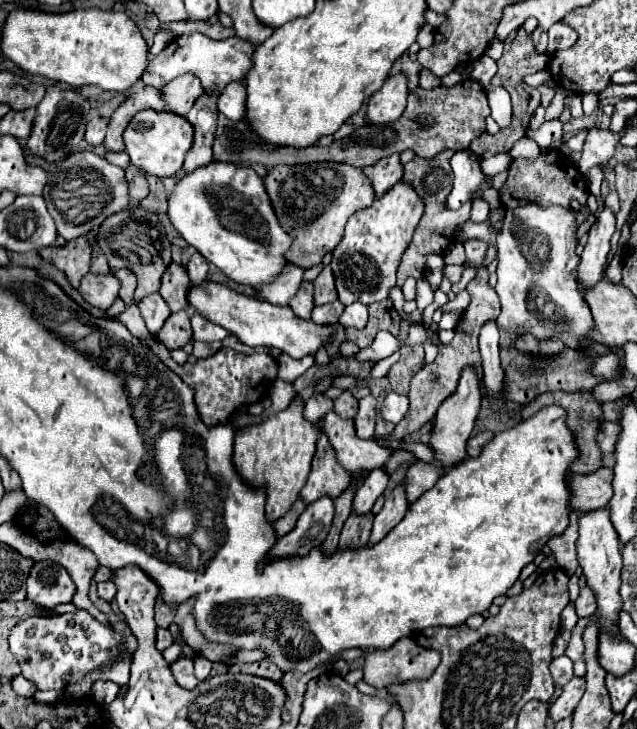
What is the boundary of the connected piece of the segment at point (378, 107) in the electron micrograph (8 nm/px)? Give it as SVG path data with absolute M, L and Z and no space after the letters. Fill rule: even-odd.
M398 72L390 76L382 90L376 92L368 100L368 110L366 110L366 120L372 124L388 124L394 122L402 116L406 98L408 98L408 76L404 72Z

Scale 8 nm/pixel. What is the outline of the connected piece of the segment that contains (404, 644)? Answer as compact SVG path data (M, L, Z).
M402 638L390 650L372 650L364 662L364 682L376 690L414 678L428 678L440 664L436 650L420 648L412 638Z

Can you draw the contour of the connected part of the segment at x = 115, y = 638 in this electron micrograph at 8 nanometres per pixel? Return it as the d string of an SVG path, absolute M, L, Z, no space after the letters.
M76 610L58 616L30 616L24 622L18 622L10 630L10 652L20 664L22 674L38 688L38 690L64 690L68 684L80 682L86 674L100 672L102 668L110 668L114 660L122 654L132 654L126 646L126 638L122 632L114 630L110 624L102 624L88 610Z

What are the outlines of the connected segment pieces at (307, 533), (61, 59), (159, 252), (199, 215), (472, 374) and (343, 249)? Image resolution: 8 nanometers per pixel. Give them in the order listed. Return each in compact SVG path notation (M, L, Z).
M330 496L318 498L316 502L308 504L308 508L296 522L296 528L278 540L270 554L274 558L306 554L314 546L320 546L330 532L332 518L334 518L334 500Z
M14 8L2 24L2 52L18 68L70 86L94 84L106 92L124 92L148 66L146 42L126 12L80 8L62 14Z
M142 206L122 210L106 218L96 232L96 248L108 258L110 268L130 268L136 274L136 302L160 288L160 276L170 264L170 242L166 238L166 230L160 224L158 214L144 210Z
M212 162L210 166L204 166L194 170L192 174L186 174L174 188L172 196L168 198L168 216L172 226L182 234L182 238L190 246L194 246L208 262L212 262L230 280L238 284L246 284L252 288L268 286L282 274L282 270L288 264L284 254L292 246L292 234L288 234L280 226L280 220L276 218L272 210L268 192L264 190L264 178L260 178L256 170L252 168Z
M466 366L460 374L460 380L458 380L458 388L456 392L446 398L440 406L440 412L436 414L436 420L434 420L434 436L430 440L430 446L434 448L436 452L436 460L444 466L444 468L450 468L452 464L458 464L466 458L466 442L476 426L476 418L480 414L480 404L482 404L482 398L484 394L480 392L480 382L478 382L478 374L476 374L476 368L474 366Z
M400 180L372 206L358 210L346 224L342 242L334 248L332 268L336 278L338 300L342 304L362 302L372 304L388 298L388 290L396 284L396 268L406 252L412 236L424 216L424 200L416 194L412 184Z

